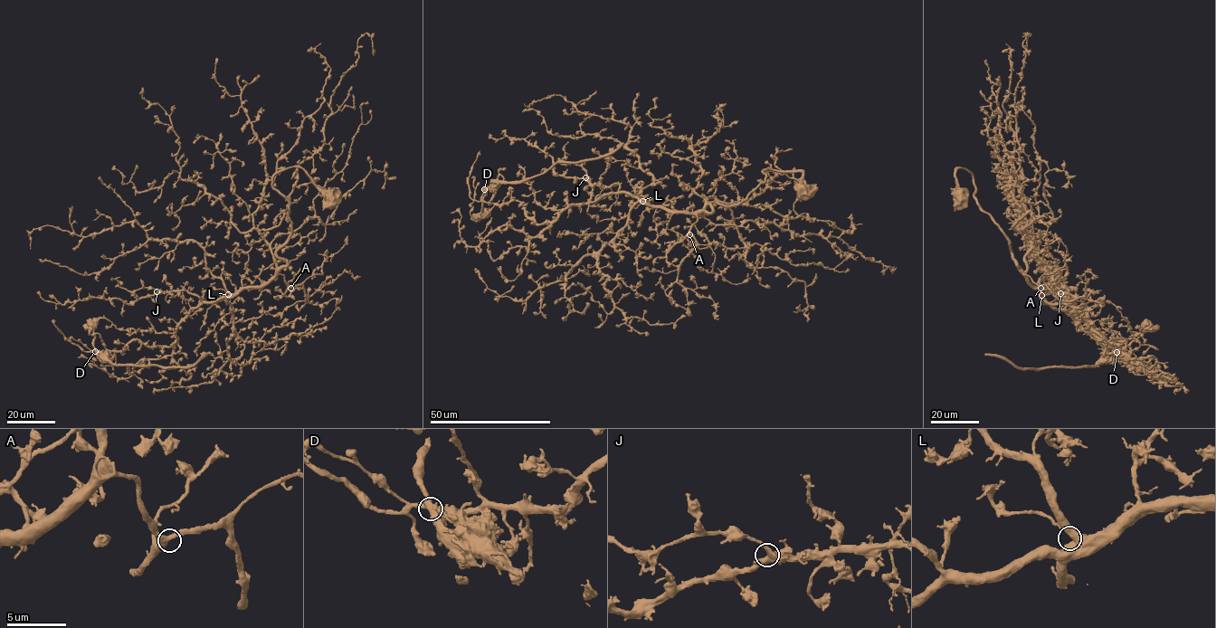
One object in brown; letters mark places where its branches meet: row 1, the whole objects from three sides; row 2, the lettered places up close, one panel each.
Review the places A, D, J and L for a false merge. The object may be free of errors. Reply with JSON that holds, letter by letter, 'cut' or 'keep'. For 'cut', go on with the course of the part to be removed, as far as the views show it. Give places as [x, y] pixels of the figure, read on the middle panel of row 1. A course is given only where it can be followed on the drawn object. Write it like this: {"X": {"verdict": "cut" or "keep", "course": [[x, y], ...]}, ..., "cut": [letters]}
{"A": {"verdict": "keep"}, "D": {"verdict": "cut", "course": [[484, 189], [497, 183], [529, 179], [544, 174], [560, 161], [595, 159], [614, 151], [623, 142]]}, "J": {"verdict": "keep"}, "L": {"verdict": "keep"}, "cut": ["D"]}

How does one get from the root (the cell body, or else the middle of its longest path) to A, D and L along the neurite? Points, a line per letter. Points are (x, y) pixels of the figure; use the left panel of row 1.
A: (331, 198), (299, 166), (273, 176), (289, 207), (289, 236), (276, 254), (290, 288)
D: (331, 198), (301, 168), (279, 171), (284, 267), (191, 308), (168, 347), (95, 351)
L: (331, 198), (301, 168), (279, 171), (271, 187), (291, 223), (276, 252), (286, 265), (228, 294)

